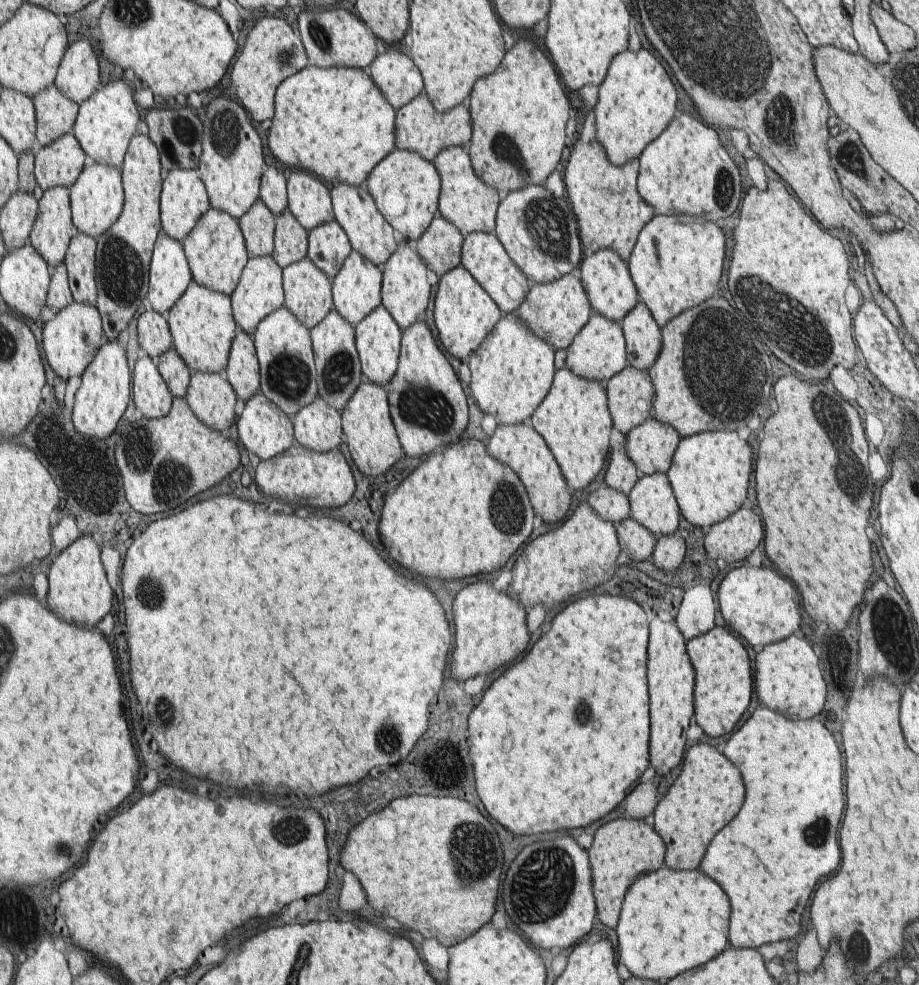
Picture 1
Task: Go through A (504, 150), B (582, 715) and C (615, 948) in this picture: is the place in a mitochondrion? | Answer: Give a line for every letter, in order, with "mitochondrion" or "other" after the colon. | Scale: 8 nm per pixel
A: mitochondrion
B: mitochondrion
C: other

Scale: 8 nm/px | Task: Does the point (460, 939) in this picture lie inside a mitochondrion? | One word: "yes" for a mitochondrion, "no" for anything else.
no

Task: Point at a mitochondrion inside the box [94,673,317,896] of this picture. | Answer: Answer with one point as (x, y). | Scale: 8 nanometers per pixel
(290, 830)

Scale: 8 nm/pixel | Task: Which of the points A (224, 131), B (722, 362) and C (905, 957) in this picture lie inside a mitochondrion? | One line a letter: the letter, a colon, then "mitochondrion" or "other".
A: mitochondrion
B: mitochondrion
C: other

